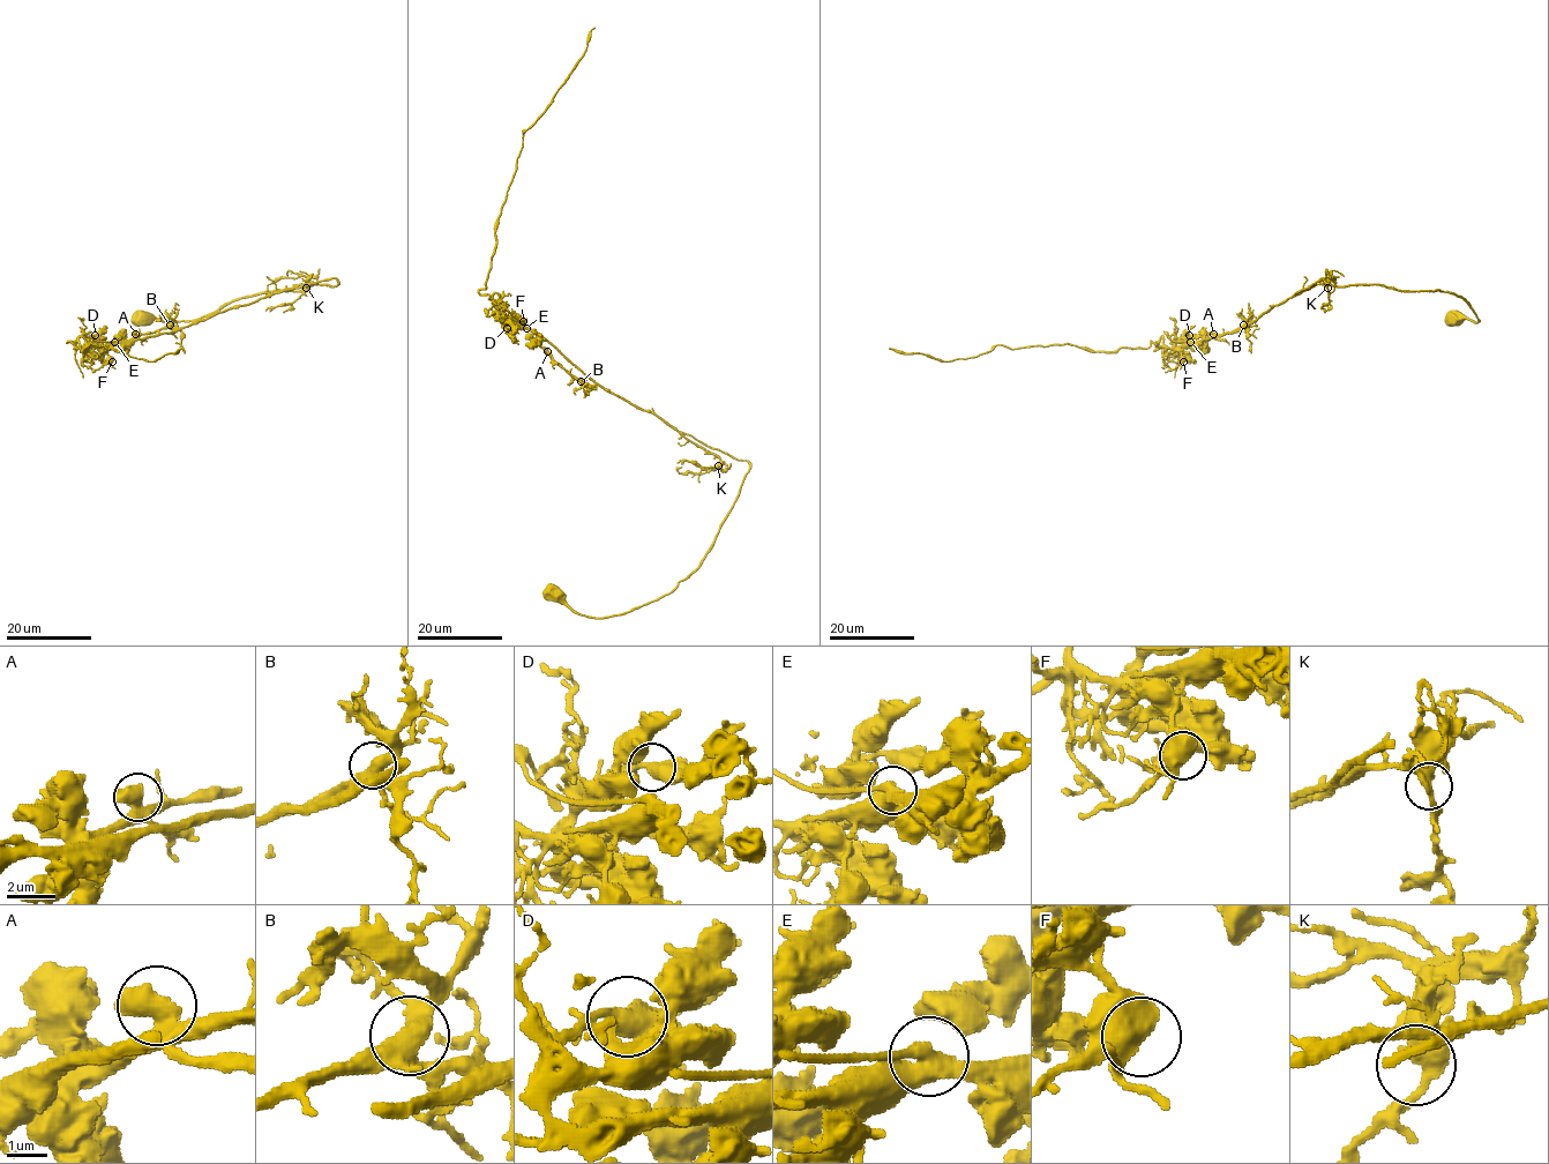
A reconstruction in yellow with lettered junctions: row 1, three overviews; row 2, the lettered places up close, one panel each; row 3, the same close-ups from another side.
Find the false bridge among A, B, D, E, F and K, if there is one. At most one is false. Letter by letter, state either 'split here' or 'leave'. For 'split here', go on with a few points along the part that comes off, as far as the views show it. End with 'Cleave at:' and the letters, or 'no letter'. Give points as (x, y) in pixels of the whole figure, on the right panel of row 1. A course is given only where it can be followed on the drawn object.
A: leave
B: leave
D: leave
E: split here | (1189, 342), (1174, 342), (1167, 334), (1177, 356), (1174, 377)
F: leave
K: leave
Cleave at: E

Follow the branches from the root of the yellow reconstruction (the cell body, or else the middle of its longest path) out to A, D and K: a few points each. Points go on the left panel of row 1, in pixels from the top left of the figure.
A: (143, 318), (197, 320), (244, 297), (338, 281), (286, 289), (129, 342), (135, 334)
D: (143, 318), (197, 320), (244, 297), (338, 281), (286, 289), (134, 341), (88, 347), (95, 335)
K: (143, 318), (197, 320), (244, 297), (338, 281), (306, 288)

